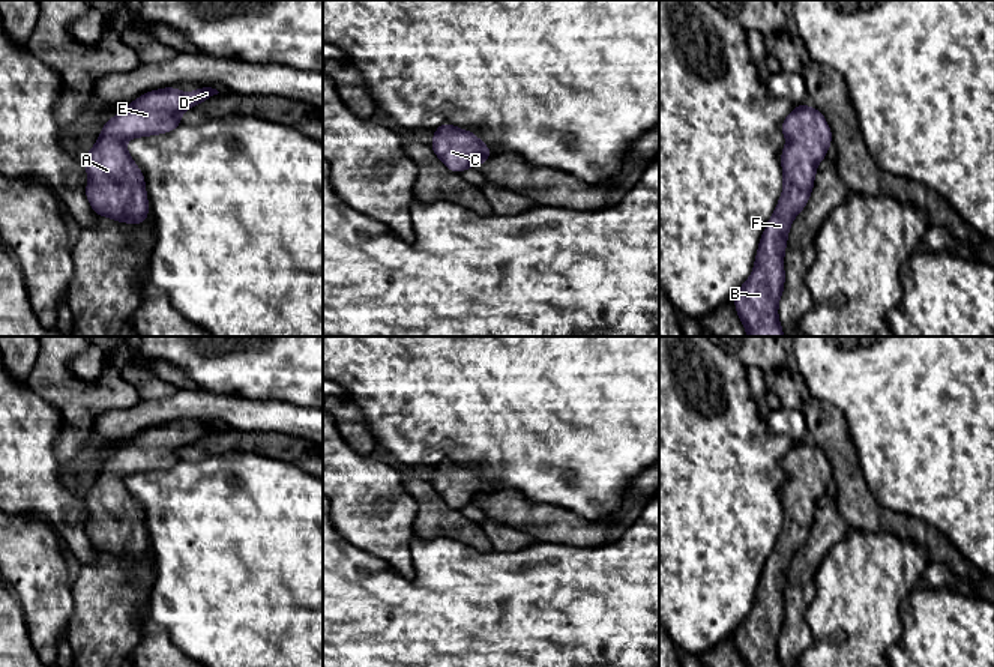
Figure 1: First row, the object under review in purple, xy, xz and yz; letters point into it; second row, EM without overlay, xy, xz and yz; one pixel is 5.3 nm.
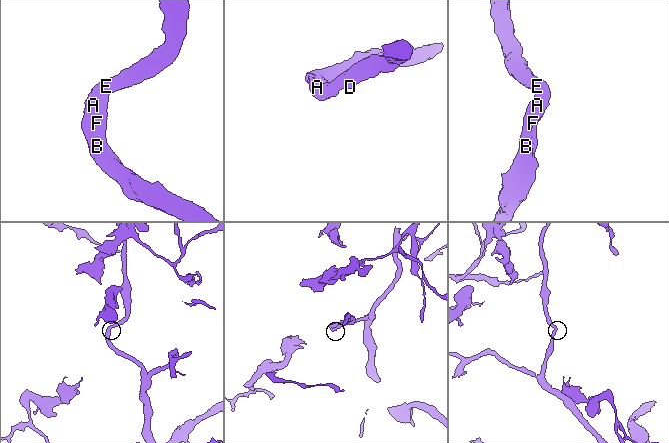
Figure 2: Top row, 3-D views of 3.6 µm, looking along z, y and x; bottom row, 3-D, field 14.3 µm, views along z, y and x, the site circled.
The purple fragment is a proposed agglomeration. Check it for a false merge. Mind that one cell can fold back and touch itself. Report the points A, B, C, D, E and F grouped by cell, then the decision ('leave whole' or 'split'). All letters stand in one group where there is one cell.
groups A B C D E F; leave whole

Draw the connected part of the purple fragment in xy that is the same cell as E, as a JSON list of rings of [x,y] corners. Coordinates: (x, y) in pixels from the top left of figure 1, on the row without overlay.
[[[164,424],[141,431],[104,460],[93,485],[83,493],[89,518],[86,533],[98,553],[140,562],[149,547],[144,511],[132,497],[125,478],[167,470],[182,461],[185,446],[218,431],[212,424],[194,430]]]

